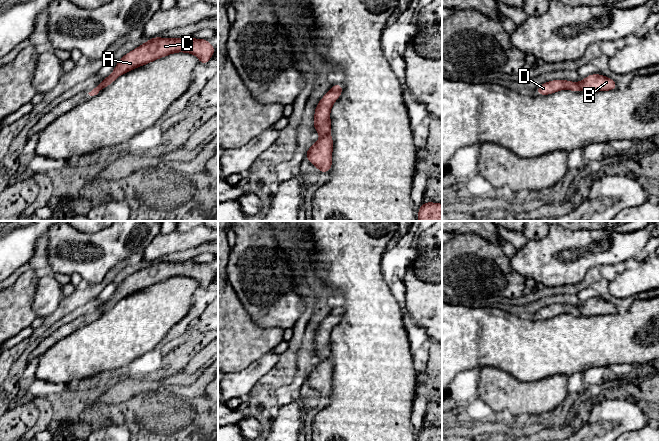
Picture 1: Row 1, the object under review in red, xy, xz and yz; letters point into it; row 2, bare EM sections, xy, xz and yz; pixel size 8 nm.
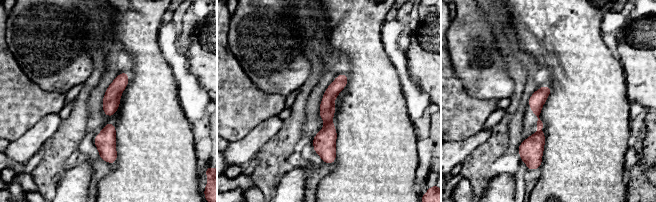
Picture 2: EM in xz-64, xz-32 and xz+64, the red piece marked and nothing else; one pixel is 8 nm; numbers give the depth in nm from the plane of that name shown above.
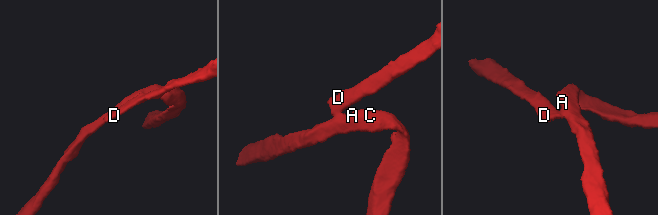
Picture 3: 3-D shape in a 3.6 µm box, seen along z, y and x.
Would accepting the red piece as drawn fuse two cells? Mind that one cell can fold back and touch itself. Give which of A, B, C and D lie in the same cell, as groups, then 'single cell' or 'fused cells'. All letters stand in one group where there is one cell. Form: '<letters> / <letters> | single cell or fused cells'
A B C / D | fused cells

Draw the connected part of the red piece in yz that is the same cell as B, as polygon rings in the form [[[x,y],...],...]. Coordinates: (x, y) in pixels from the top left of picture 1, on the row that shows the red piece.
[[[590,74],[578,83],[581,90],[591,93],[598,91],[610,91],[618,88],[614,80],[601,74]]]

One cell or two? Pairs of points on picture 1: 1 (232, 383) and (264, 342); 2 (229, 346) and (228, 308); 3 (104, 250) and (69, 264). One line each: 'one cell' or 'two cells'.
1: two cells
2: one cell
3: one cell

